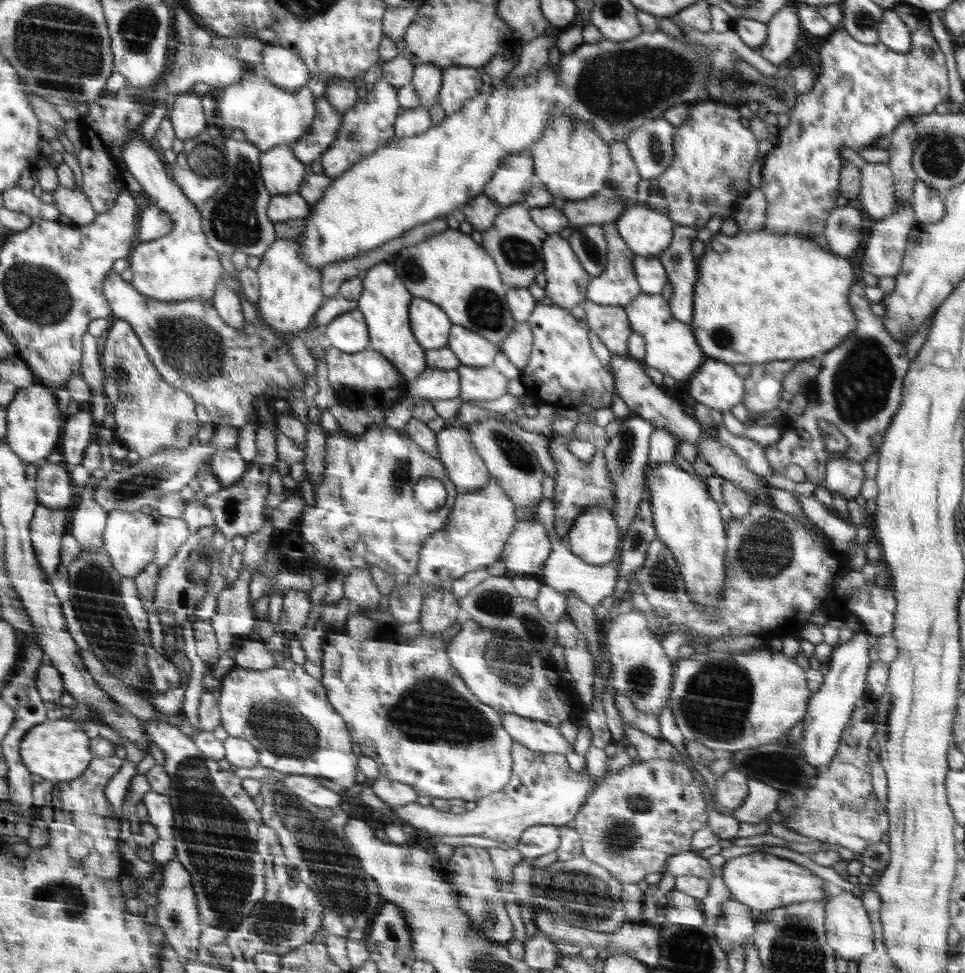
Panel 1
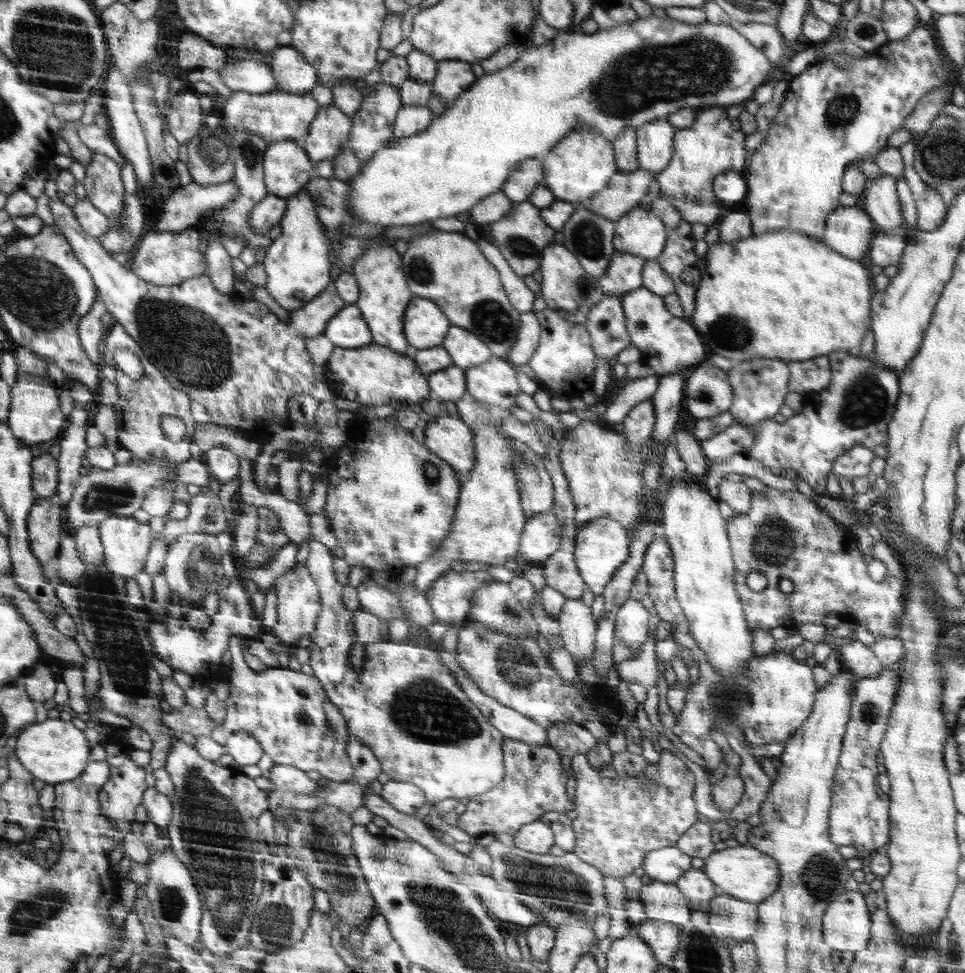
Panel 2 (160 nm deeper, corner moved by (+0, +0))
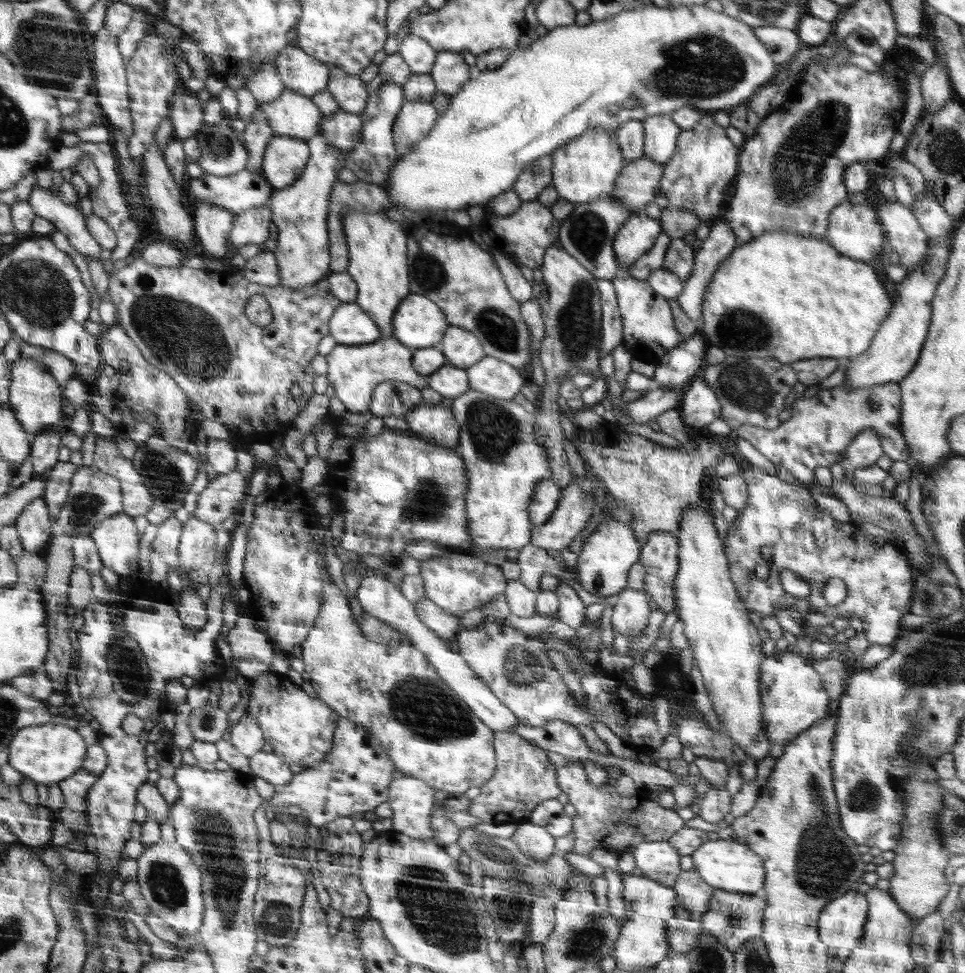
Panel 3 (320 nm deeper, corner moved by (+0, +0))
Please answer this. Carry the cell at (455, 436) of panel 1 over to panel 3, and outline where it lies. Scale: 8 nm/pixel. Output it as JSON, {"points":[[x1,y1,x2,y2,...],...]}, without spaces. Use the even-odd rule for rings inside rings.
{"points":[[417,404,403,418,411,432,425,441,456,449,459,444,460,428,454,413,444,404]]}

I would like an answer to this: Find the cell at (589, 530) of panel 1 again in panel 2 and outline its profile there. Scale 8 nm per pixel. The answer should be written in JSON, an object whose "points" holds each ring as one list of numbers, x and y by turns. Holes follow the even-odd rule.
{"points":[[595,518,584,528,578,530,575,543,575,562,587,590,602,595,615,573,628,561,630,556,630,537,619,521,610,518]]}

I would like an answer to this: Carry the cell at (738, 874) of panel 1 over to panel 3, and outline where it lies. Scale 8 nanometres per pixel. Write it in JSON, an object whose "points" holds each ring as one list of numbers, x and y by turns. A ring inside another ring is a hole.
{"points":[[735,838,718,839,704,843,691,854,695,871,715,889,745,895,760,894,765,881,763,860,752,852,746,844,738,843]]}

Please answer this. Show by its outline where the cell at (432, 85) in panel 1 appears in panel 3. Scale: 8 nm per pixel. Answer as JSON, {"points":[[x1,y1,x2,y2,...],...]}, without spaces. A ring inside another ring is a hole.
{"points":[[409,32,402,38,399,46,399,54,413,75,430,74,437,52,426,39]]}

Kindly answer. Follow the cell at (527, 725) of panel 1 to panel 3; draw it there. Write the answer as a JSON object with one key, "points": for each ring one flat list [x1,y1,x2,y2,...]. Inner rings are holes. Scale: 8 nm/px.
{"points":[[368,570,366,576,362,580,362,584,356,590,356,599,360,607,371,616,390,623,397,628,402,634,406,633,411,644,425,653,426,660,431,661,439,672,439,676,443,678,452,690,475,712,475,715,487,724,491,729,496,731,510,731,517,727,520,723,518,717,482,682,478,676,468,667,468,663,462,658,459,652,453,652,449,647,449,642,440,638,431,628,428,628,423,621,419,619,415,612,415,604,408,601,408,598,400,594,400,590,393,584,390,584,386,578,382,578,384,574]]}

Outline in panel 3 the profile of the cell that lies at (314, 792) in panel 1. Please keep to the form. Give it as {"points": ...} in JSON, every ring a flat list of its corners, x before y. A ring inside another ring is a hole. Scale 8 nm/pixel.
{"points":[[260,749,249,758,252,774,267,780,270,784,281,787,290,784,294,773,284,763,281,756,274,752,265,752]]}

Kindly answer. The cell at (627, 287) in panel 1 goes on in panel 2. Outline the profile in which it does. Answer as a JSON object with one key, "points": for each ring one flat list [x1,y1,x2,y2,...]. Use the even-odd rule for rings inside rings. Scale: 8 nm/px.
{"points":[[616,250,610,261,609,270,599,277,603,293,612,293,622,298,627,291,642,287,645,261,644,257]]}

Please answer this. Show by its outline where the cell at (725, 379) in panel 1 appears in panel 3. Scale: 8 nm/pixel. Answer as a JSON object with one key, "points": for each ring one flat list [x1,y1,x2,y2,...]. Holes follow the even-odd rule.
{"points":[[703,369,688,383,677,407,682,422,694,428,707,427,721,413,715,392,703,381]]}

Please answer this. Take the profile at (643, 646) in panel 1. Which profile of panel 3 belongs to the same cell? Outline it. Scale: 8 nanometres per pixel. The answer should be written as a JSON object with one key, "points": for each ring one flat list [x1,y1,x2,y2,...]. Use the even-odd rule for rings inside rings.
{"points":[[625,588,616,596,611,624,625,636,639,636,648,626,651,609,642,589]]}

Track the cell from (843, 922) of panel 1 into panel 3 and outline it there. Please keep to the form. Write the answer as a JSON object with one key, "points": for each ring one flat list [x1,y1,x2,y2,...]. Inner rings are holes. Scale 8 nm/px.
{"points":[[850,890,832,899,818,919,820,940,830,948,852,950,864,936,869,902,864,893]]}

